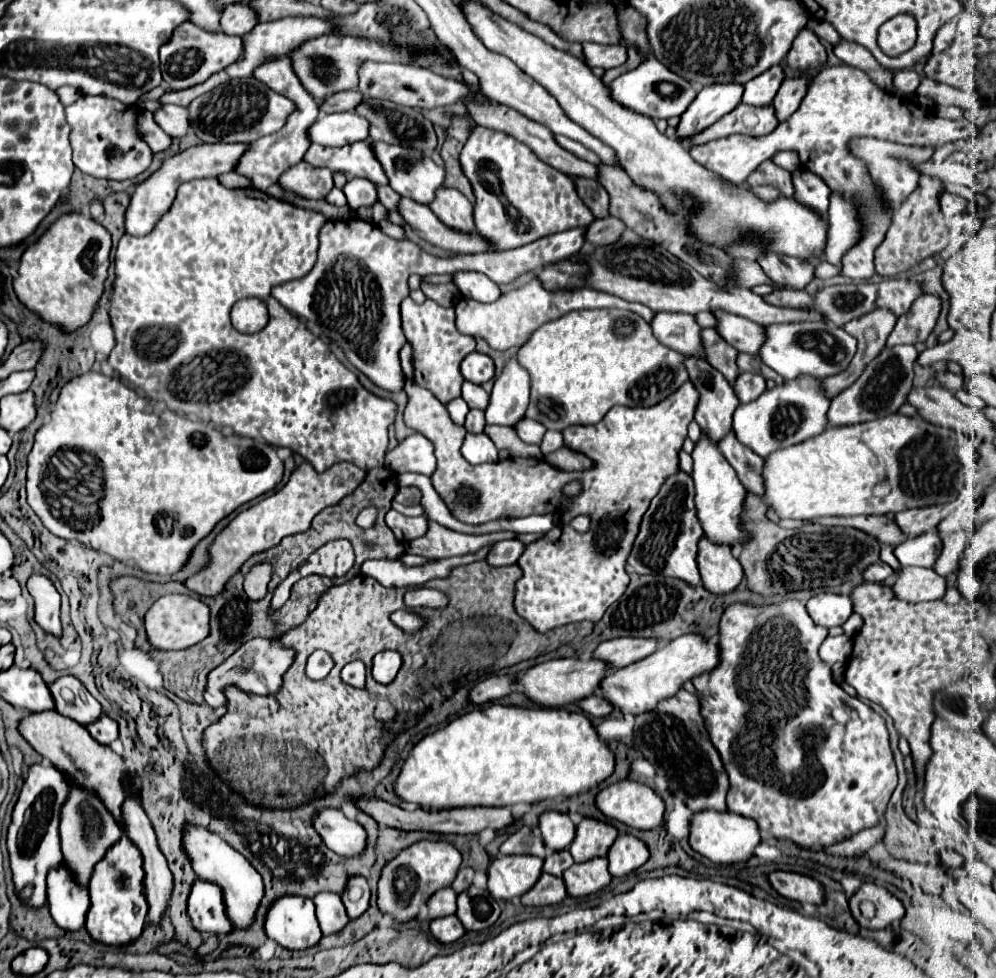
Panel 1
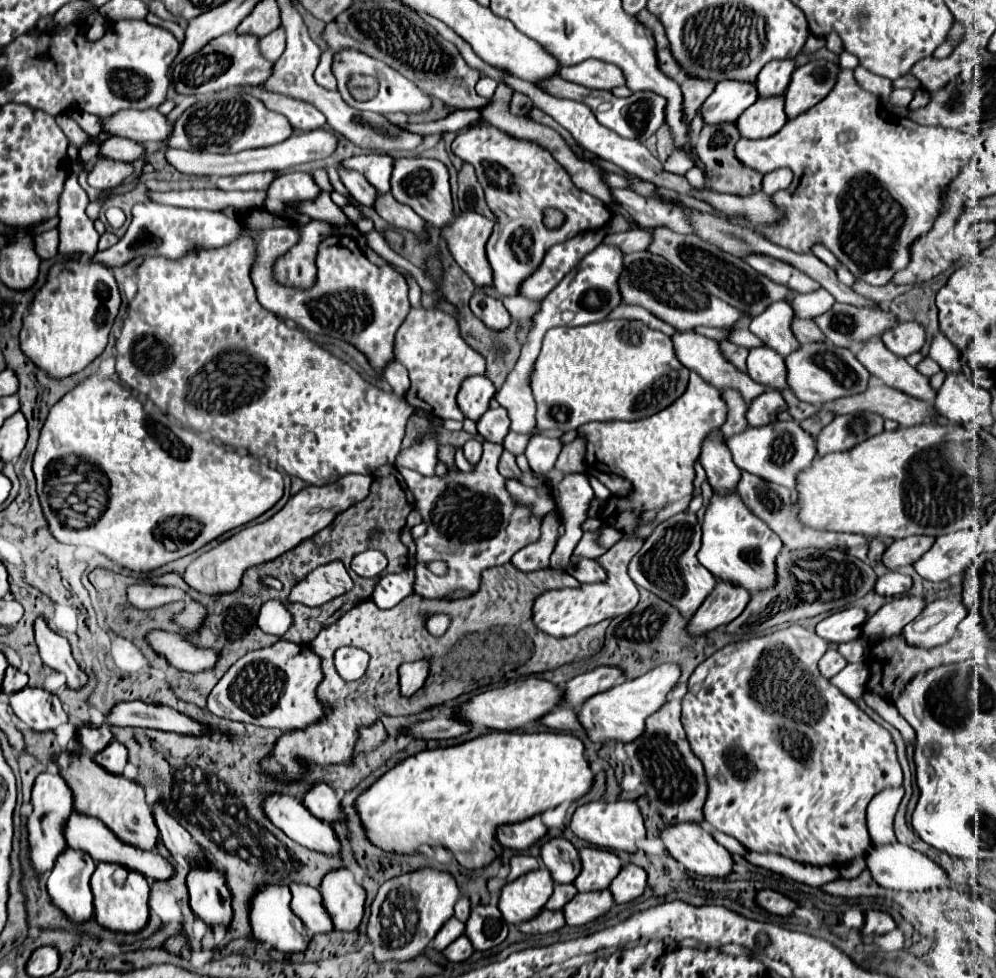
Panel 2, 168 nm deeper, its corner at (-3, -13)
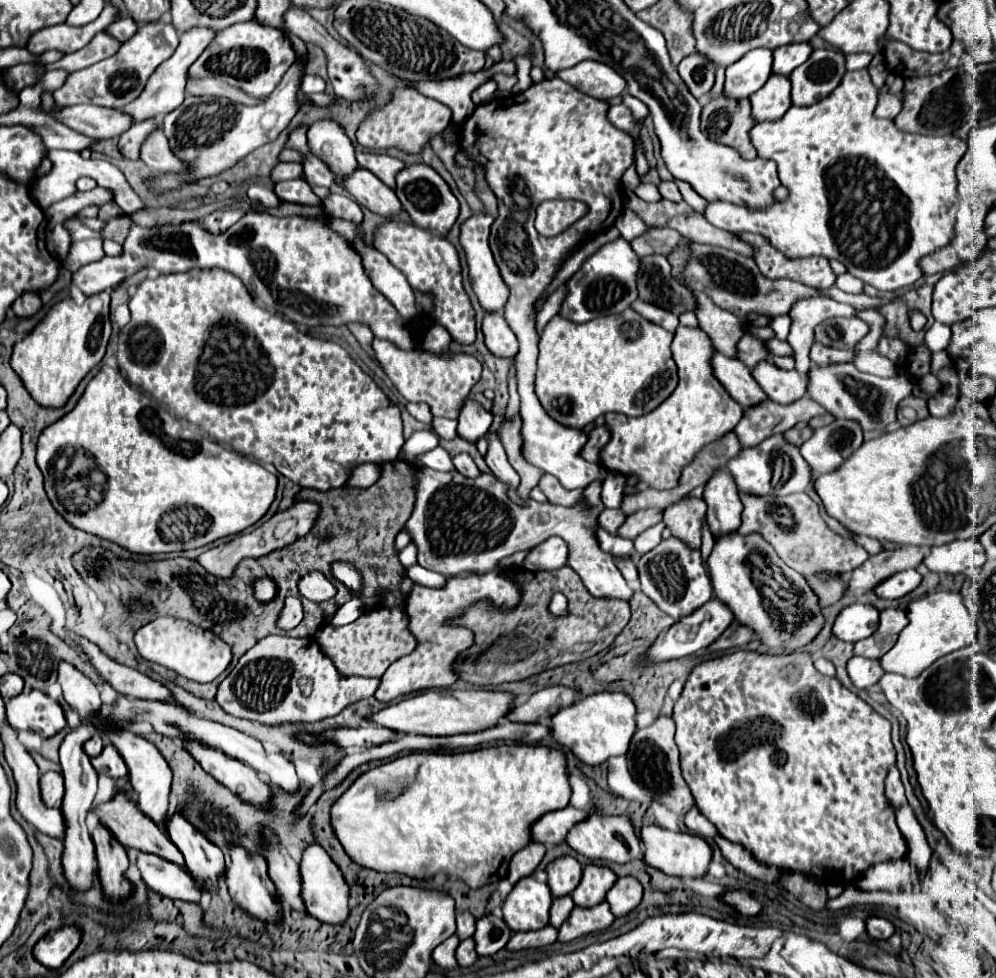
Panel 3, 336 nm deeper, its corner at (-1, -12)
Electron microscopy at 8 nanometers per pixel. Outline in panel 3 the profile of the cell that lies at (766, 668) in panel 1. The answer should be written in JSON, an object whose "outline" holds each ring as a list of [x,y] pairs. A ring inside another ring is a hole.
{"outline":[[[734,652],[722,658],[712,658],[696,664],[690,672],[682,696],[674,704],[674,722],[676,722],[676,744],[680,750],[680,770],[690,786],[694,802],[698,810],[716,826],[718,834],[726,840],[740,844],[750,852],[752,858],[766,866],[774,866],[784,872],[800,872],[808,876],[820,878],[824,884],[840,884],[850,886],[856,884],[858,876],[864,874],[872,864],[884,860],[898,860],[904,858],[908,848],[906,840],[896,824],[894,808],[890,806],[884,794],[884,778],[888,766],[896,762],[896,752],[890,742],[890,722],[882,718],[870,704],[860,700],[854,692],[844,688],[836,678],[822,676],[814,664],[810,654],[806,652],[792,652],[792,654],[758,654],[758,652]]]}

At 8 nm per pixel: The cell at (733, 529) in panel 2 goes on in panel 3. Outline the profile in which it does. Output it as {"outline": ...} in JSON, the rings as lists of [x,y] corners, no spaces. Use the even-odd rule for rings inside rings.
{"outline":[[[734,532],[734,534],[718,538],[714,544],[714,550],[708,558],[708,566],[710,566],[710,576],[712,576],[712,586],[714,586],[716,598],[722,604],[726,604],[732,610],[734,620],[742,626],[748,626],[768,650],[772,650],[772,652],[800,650],[806,644],[810,644],[822,630],[824,614],[818,604],[818,596],[812,592],[806,578],[802,574],[794,572],[792,568],[788,568],[762,536],[750,534],[744,538],[738,532]]]}

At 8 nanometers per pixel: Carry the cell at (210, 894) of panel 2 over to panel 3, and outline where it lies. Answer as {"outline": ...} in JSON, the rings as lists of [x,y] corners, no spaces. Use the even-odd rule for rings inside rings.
{"outline":[[[174,812],[166,820],[166,832],[170,840],[178,846],[178,850],[184,854],[186,870],[196,878],[200,884],[204,880],[212,880],[212,884],[218,882],[218,878],[224,874],[224,856],[222,850],[212,844],[202,832],[196,832],[180,812]]]}

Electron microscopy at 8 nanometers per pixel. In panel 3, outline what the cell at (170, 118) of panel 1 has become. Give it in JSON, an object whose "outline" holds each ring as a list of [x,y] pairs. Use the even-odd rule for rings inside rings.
{"outline":[[[54,102],[54,108],[44,112],[50,112],[56,122],[96,140],[118,138],[132,126],[130,116],[104,106],[88,106],[88,104],[60,106]]]}

